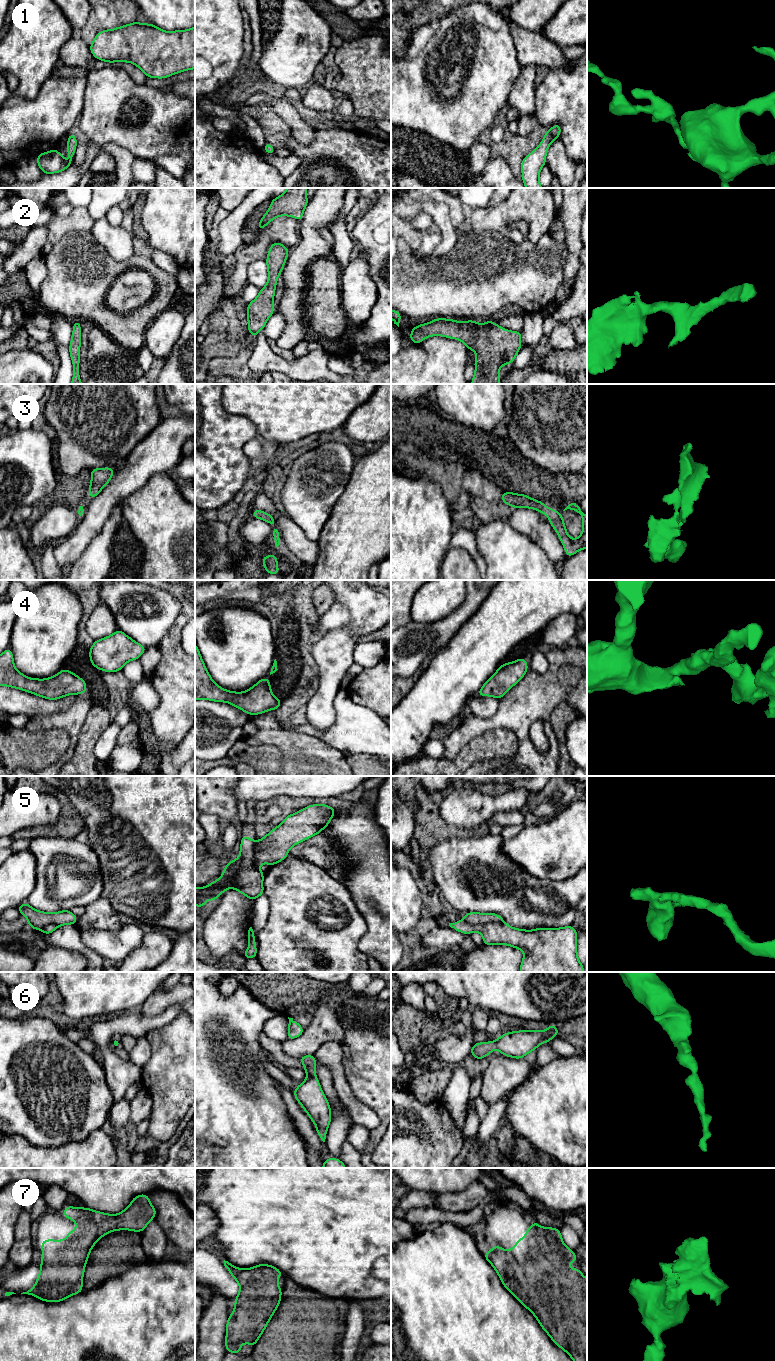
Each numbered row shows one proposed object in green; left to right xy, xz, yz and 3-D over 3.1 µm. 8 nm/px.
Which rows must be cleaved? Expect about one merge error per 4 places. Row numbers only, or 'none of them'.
5

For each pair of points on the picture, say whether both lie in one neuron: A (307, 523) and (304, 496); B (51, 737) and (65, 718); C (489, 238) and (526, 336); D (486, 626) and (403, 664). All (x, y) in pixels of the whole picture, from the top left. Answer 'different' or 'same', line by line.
A: same
B: different
C: different
D: different

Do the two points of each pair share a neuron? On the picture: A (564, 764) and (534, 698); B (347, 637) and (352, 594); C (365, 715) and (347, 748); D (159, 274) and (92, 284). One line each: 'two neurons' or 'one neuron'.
A: two neurons
B: one neuron
C: one neuron
D: one neuron

